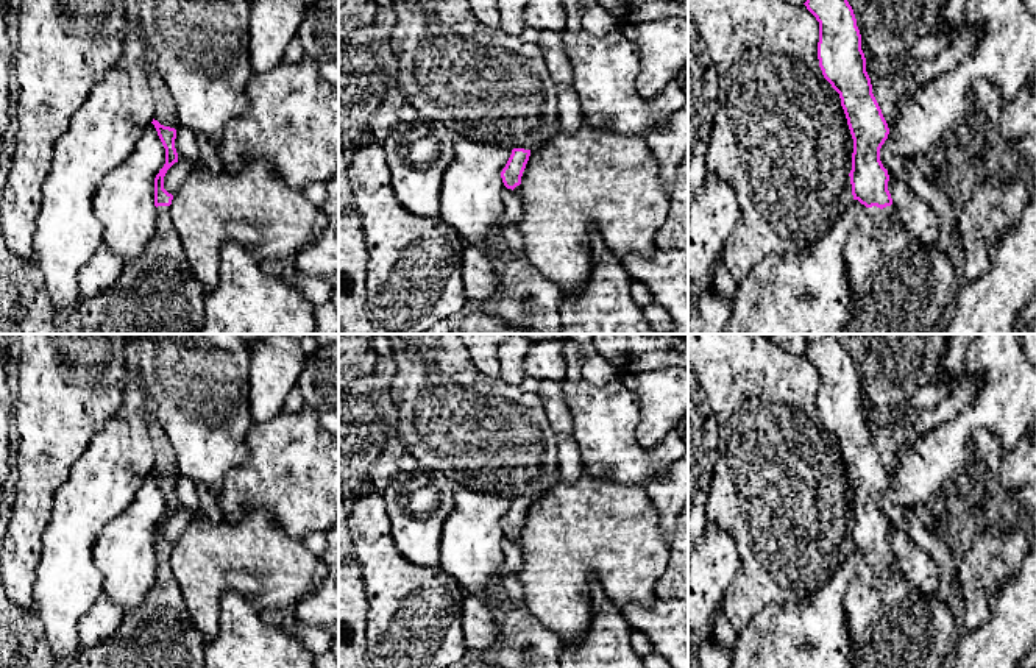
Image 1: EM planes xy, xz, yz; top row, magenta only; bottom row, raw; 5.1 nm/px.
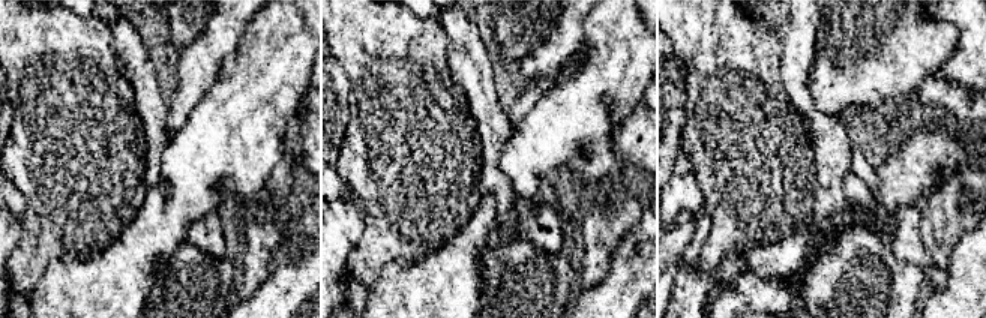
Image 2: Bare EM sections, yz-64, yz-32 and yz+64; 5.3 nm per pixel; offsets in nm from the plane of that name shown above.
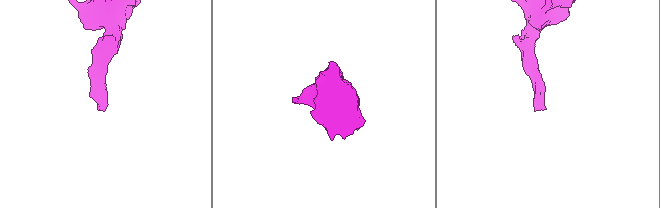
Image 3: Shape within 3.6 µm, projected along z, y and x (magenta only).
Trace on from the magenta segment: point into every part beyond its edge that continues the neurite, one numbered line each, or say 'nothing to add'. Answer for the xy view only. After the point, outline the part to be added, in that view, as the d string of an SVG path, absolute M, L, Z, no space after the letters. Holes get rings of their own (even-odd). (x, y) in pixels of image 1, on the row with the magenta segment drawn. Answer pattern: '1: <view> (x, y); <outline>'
1: xy (158, 292); M170 206L156 208L156 231L134 261L122 264L115 284L81 300L78 315L83 334L197 334L204 322L204 287L192 272Z

